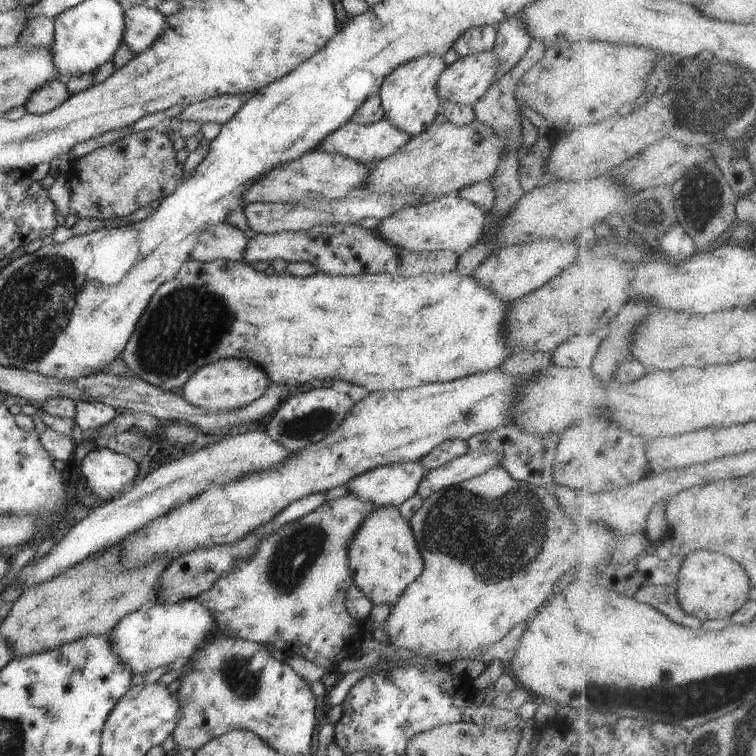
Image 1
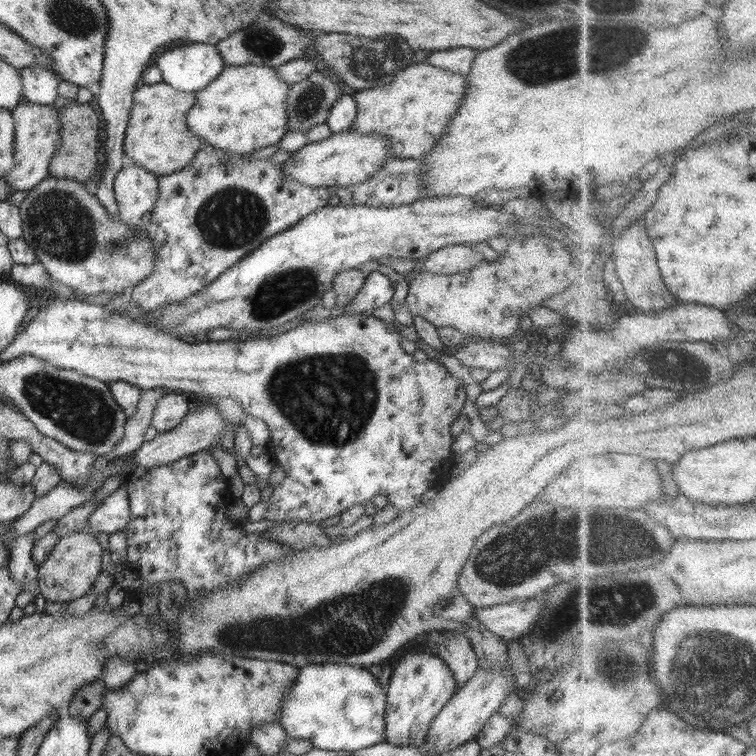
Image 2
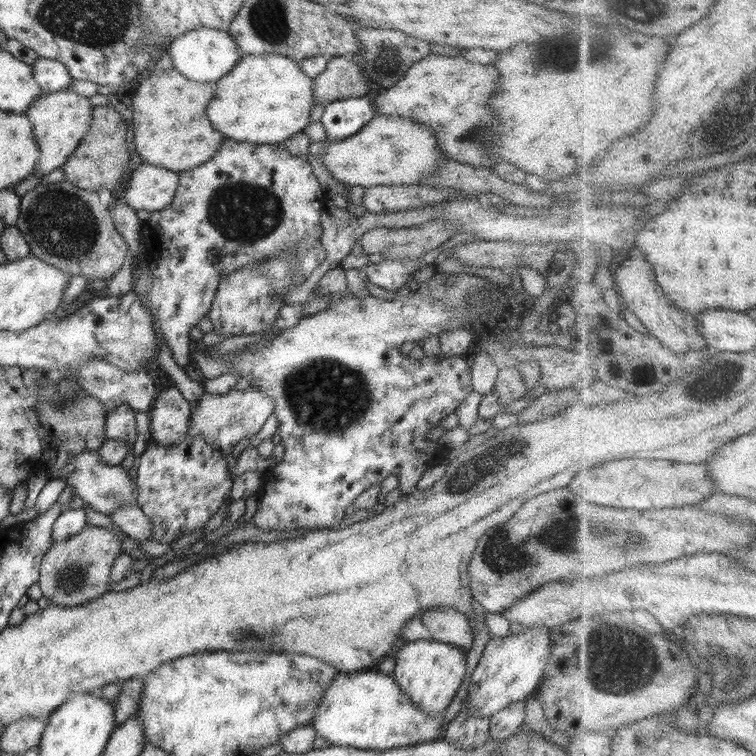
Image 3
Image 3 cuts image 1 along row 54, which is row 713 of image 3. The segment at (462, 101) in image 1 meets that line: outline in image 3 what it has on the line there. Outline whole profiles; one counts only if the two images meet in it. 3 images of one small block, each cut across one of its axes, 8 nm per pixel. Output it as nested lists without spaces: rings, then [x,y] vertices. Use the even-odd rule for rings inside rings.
[[[524,627],[524,632],[508,636],[491,635],[472,674],[468,686],[468,711],[478,717],[492,717],[511,703],[532,697],[543,677],[552,652],[550,628]]]

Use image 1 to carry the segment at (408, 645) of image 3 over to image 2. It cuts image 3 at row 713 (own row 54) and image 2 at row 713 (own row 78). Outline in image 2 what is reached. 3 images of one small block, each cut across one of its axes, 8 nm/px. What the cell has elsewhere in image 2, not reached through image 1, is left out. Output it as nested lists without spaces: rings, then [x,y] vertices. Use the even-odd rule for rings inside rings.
[[[410,652],[406,654],[392,671],[386,687],[386,714],[384,714],[385,742],[396,746],[422,745],[432,720],[450,701],[457,691],[455,680],[446,663],[436,654]]]

